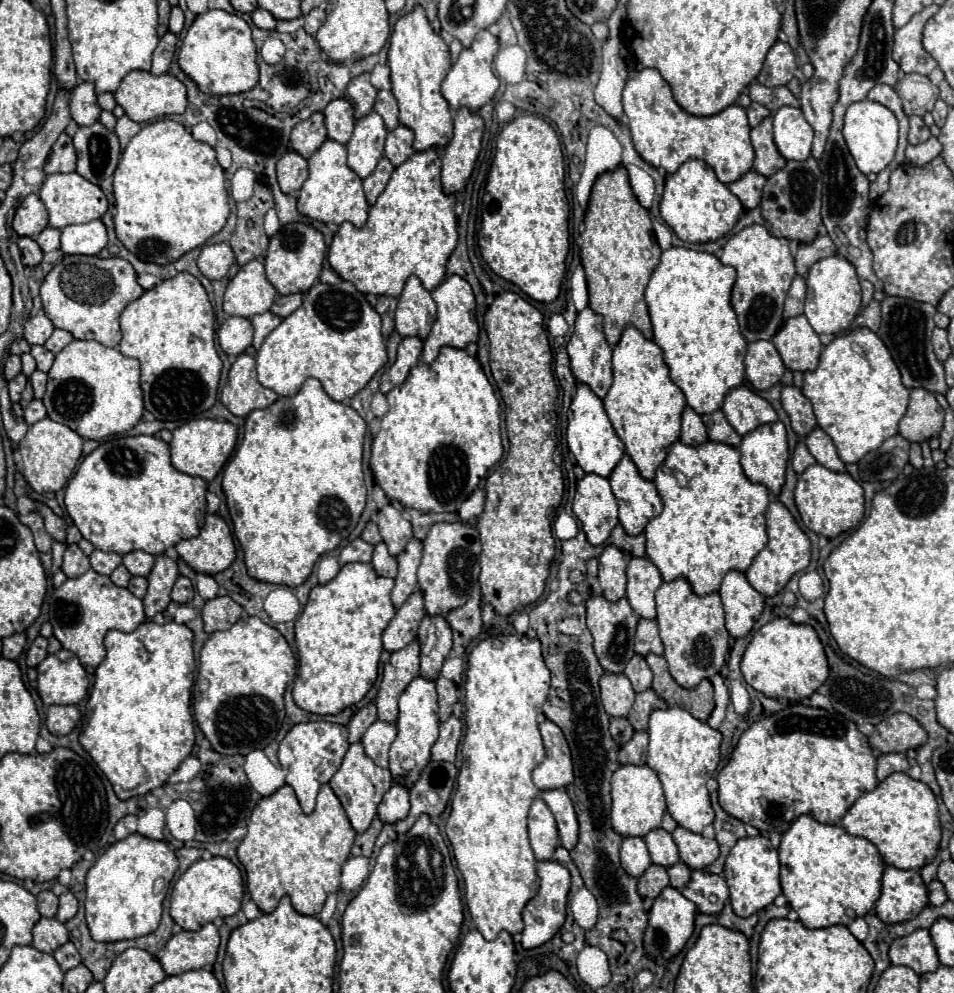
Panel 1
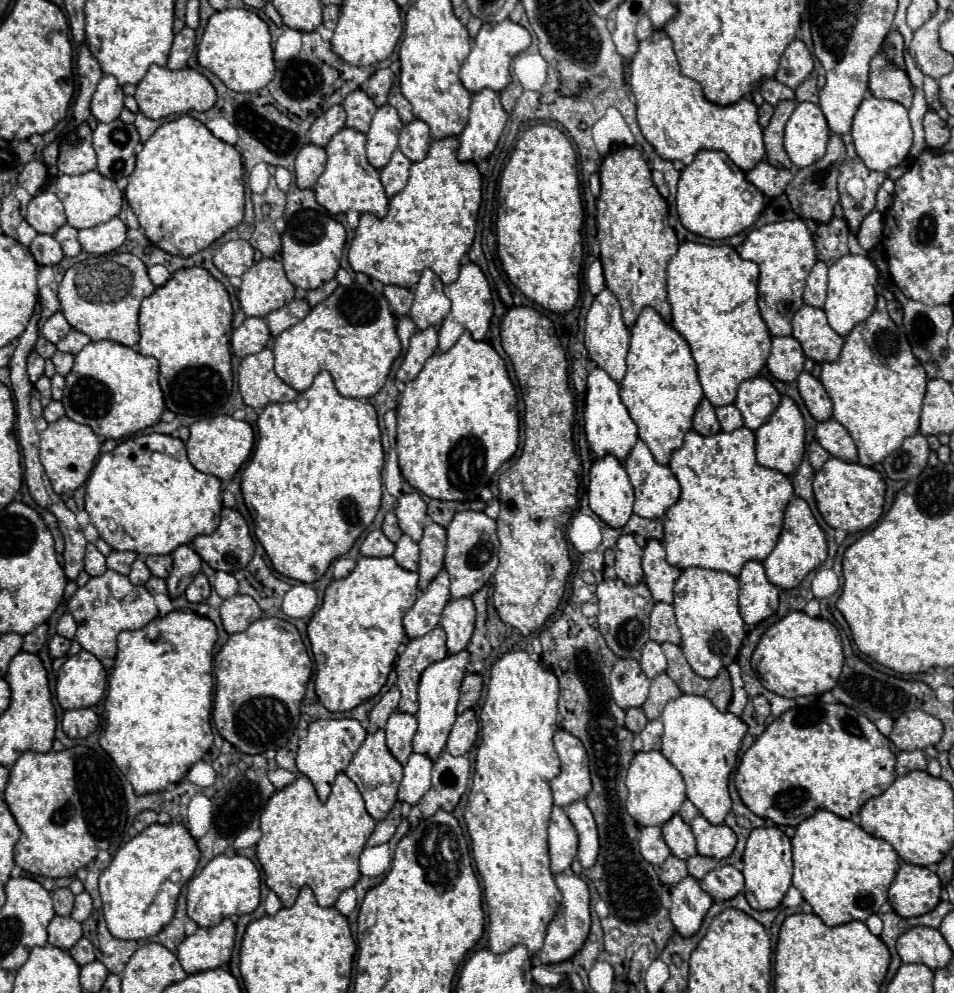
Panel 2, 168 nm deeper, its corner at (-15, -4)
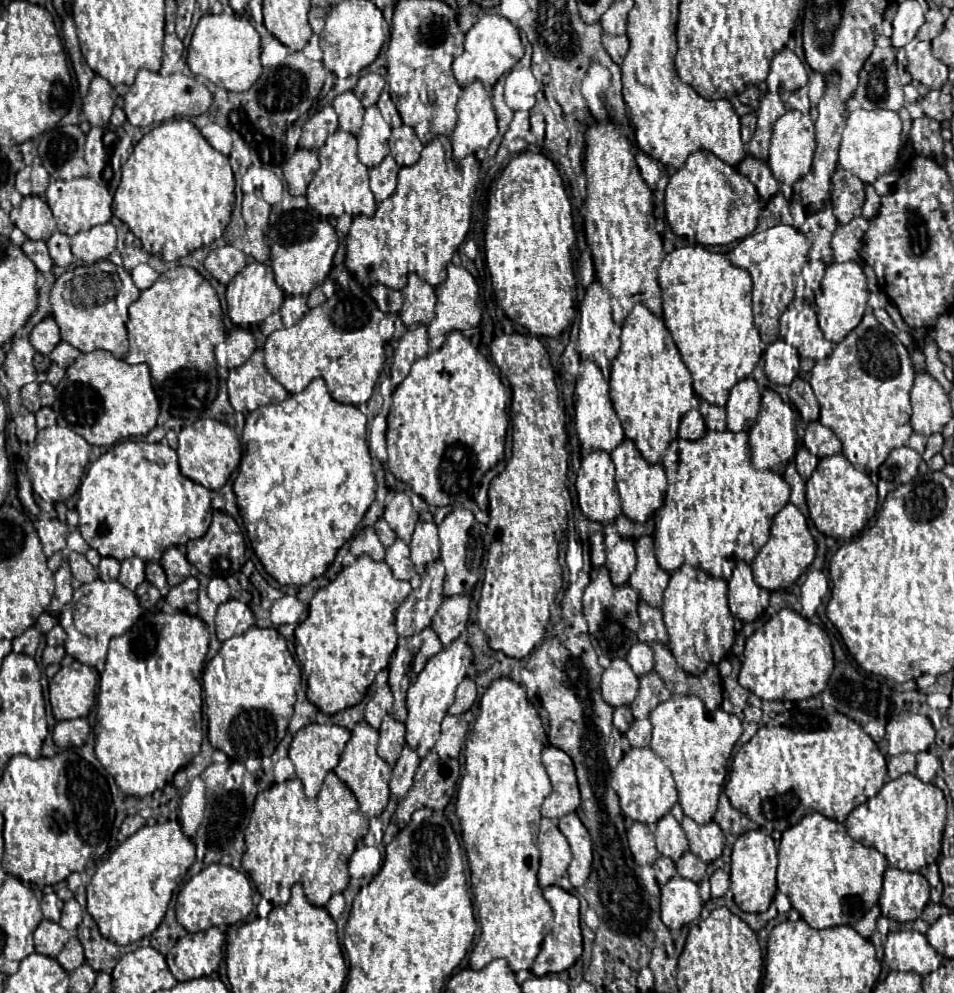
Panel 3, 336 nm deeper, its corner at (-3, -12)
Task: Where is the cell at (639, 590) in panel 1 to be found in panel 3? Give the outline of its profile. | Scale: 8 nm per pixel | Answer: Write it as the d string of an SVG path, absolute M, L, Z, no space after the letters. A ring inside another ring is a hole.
M643 535L635 541L637 549L637 567L629 577L631 587L635 587L649 605L659 607L663 599L663 591L669 581L669 573L659 567L655 559L655 549L653 549L653 537Z

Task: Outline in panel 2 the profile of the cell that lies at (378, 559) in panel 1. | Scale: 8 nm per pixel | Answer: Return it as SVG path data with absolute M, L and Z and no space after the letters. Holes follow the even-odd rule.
M403 535L397 545L395 545L395 553L393 559L407 571L417 571L417 563L419 563L419 547L407 537Z

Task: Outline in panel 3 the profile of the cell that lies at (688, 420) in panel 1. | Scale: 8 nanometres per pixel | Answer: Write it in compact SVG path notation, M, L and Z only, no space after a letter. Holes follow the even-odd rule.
M693 399L693 407L691 411L687 411L681 419L681 425L679 425L679 437L683 439L699 439L705 435L705 421L699 413L699 401Z

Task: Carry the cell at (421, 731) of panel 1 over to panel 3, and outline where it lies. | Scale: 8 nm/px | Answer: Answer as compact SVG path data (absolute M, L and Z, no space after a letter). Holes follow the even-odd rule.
M457 637L447 647L443 647L443 651L439 655L433 655L431 659L427 659L417 681L409 685L405 738L406 743L409 743L421 757L427 755L433 749L435 741L439 739L439 723L441 723L443 715L447 713L449 705L455 701L455 689L467 677L469 663L471 663L471 647L461 637Z

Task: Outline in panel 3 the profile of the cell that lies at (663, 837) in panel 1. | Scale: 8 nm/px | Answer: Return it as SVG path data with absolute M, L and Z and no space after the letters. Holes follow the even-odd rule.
M663 815L657 823L655 823L655 841L657 841L657 851L665 857L671 857L673 861L677 861L681 857L681 853L685 853L689 849L687 845L687 835L681 827L681 823L671 815Z

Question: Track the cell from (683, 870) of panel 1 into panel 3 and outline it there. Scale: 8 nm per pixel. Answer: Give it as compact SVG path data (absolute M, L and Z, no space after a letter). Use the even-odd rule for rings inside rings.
M691 851L683 853L679 859L677 859L677 873L685 879L691 879L695 883L699 883L703 877L705 877L705 861L701 861L697 855L693 855Z

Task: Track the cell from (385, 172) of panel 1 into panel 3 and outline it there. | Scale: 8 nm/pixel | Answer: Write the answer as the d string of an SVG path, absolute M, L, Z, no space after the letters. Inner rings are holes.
M387 155L379 165L375 165L375 167L369 169L371 191L373 191L373 195L375 195L377 201L387 199L395 191L397 171L399 171L399 165L395 163L395 159L391 155Z

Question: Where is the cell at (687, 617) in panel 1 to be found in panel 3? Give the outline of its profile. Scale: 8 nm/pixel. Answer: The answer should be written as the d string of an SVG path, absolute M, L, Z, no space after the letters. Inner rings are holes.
M681 565L675 573L671 573L669 585L663 593L661 611L669 631L669 649L685 671L701 675L711 663L717 665L731 649L735 631L733 615L727 605L727 581L723 577L711 577L699 567Z

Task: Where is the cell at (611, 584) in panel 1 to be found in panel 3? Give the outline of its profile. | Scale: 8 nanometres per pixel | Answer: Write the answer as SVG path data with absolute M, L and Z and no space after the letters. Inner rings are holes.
M619 539L613 547L605 549L607 569L615 585L625 585L635 569L635 545L631 539Z

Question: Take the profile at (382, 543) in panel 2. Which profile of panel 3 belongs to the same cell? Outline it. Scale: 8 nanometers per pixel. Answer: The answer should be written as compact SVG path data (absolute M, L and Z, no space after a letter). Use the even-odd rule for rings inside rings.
M365 527L361 529L361 533L351 541L351 553L355 555L369 555L373 559L383 559L385 557L385 547L379 541L379 535L373 527Z

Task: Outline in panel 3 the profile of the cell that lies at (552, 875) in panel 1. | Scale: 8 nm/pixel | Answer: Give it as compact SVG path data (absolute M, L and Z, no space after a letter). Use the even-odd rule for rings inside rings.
M545 887L543 889L543 897L549 903L551 911L553 911L553 929L551 933L545 937L543 949L531 969L533 975L543 977L543 975L551 975L551 973L561 973L567 971L583 953L583 943L581 943L581 917L579 917L579 901L575 895L563 891L561 887Z

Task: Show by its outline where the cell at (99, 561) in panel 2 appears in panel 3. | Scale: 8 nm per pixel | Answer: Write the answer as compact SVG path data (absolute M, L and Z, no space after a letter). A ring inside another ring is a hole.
M69 553L67 555L67 567L73 573L73 577L79 579L81 583L91 583L97 577L97 571L89 565L85 555L81 555L81 553Z

